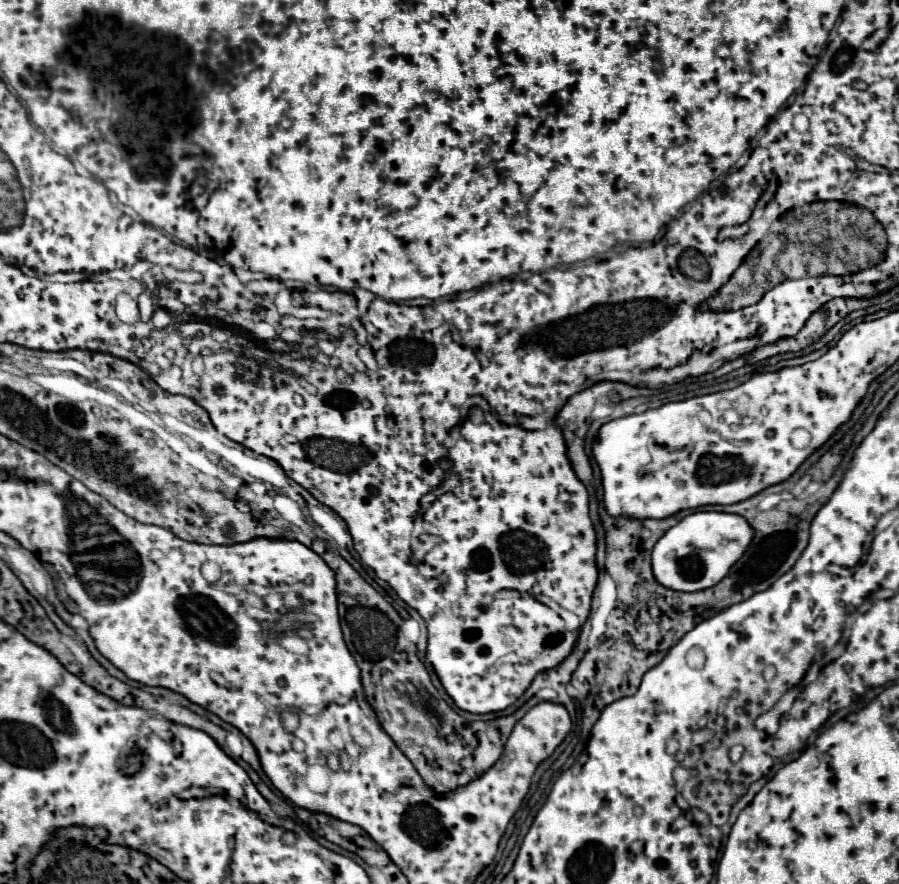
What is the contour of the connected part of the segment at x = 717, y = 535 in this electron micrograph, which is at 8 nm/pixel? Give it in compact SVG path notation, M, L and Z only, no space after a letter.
M693 512L669 528L653 548L653 574L659 584L679 592L699 592L719 584L753 540L751 524L737 514Z

